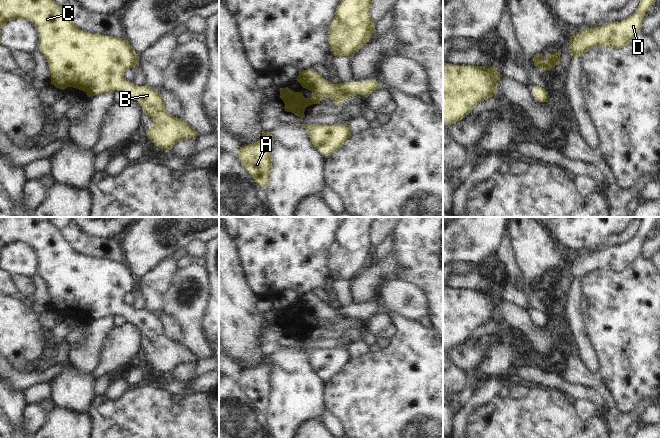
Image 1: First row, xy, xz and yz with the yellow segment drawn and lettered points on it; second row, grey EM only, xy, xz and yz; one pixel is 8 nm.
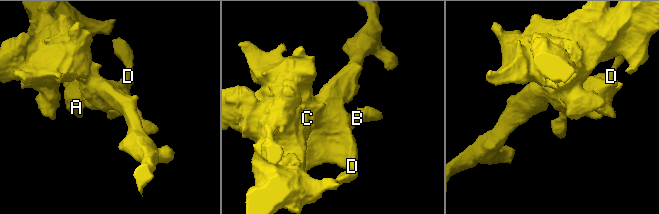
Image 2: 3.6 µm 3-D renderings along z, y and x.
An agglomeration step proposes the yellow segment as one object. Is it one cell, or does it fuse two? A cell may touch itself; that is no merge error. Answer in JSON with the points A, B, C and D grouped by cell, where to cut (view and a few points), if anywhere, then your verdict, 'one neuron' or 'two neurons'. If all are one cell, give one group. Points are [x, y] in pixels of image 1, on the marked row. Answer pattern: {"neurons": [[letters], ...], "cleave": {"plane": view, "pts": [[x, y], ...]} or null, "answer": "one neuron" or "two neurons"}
{"neurons": [["A", "B", "C", "D"]], "cleave": null, "answer": "one neuron"}

